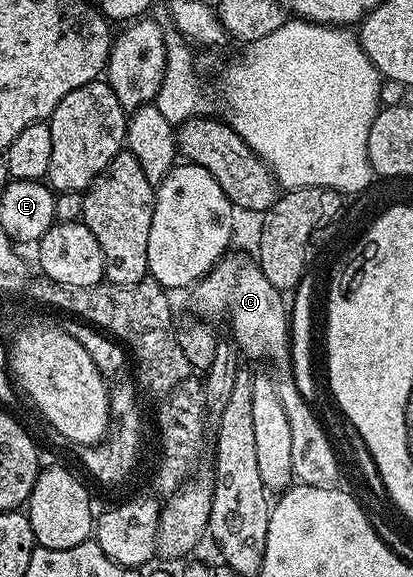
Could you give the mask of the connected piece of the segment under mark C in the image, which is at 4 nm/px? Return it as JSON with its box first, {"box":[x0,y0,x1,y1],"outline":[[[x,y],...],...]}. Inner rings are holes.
{"box":[191,253,339,488],"outline":[[[226,253],[206,276],[194,284],[191,304],[196,315],[211,318],[227,318],[231,326],[232,340],[244,357],[265,358],[271,362],[273,379],[277,386],[278,401],[284,407],[292,435],[292,475],[303,484],[318,488],[332,487],[338,480],[339,456],[328,440],[320,417],[315,416],[308,401],[302,398],[291,372],[289,356],[289,310],[282,291],[265,278],[259,264],[241,255]]]}

